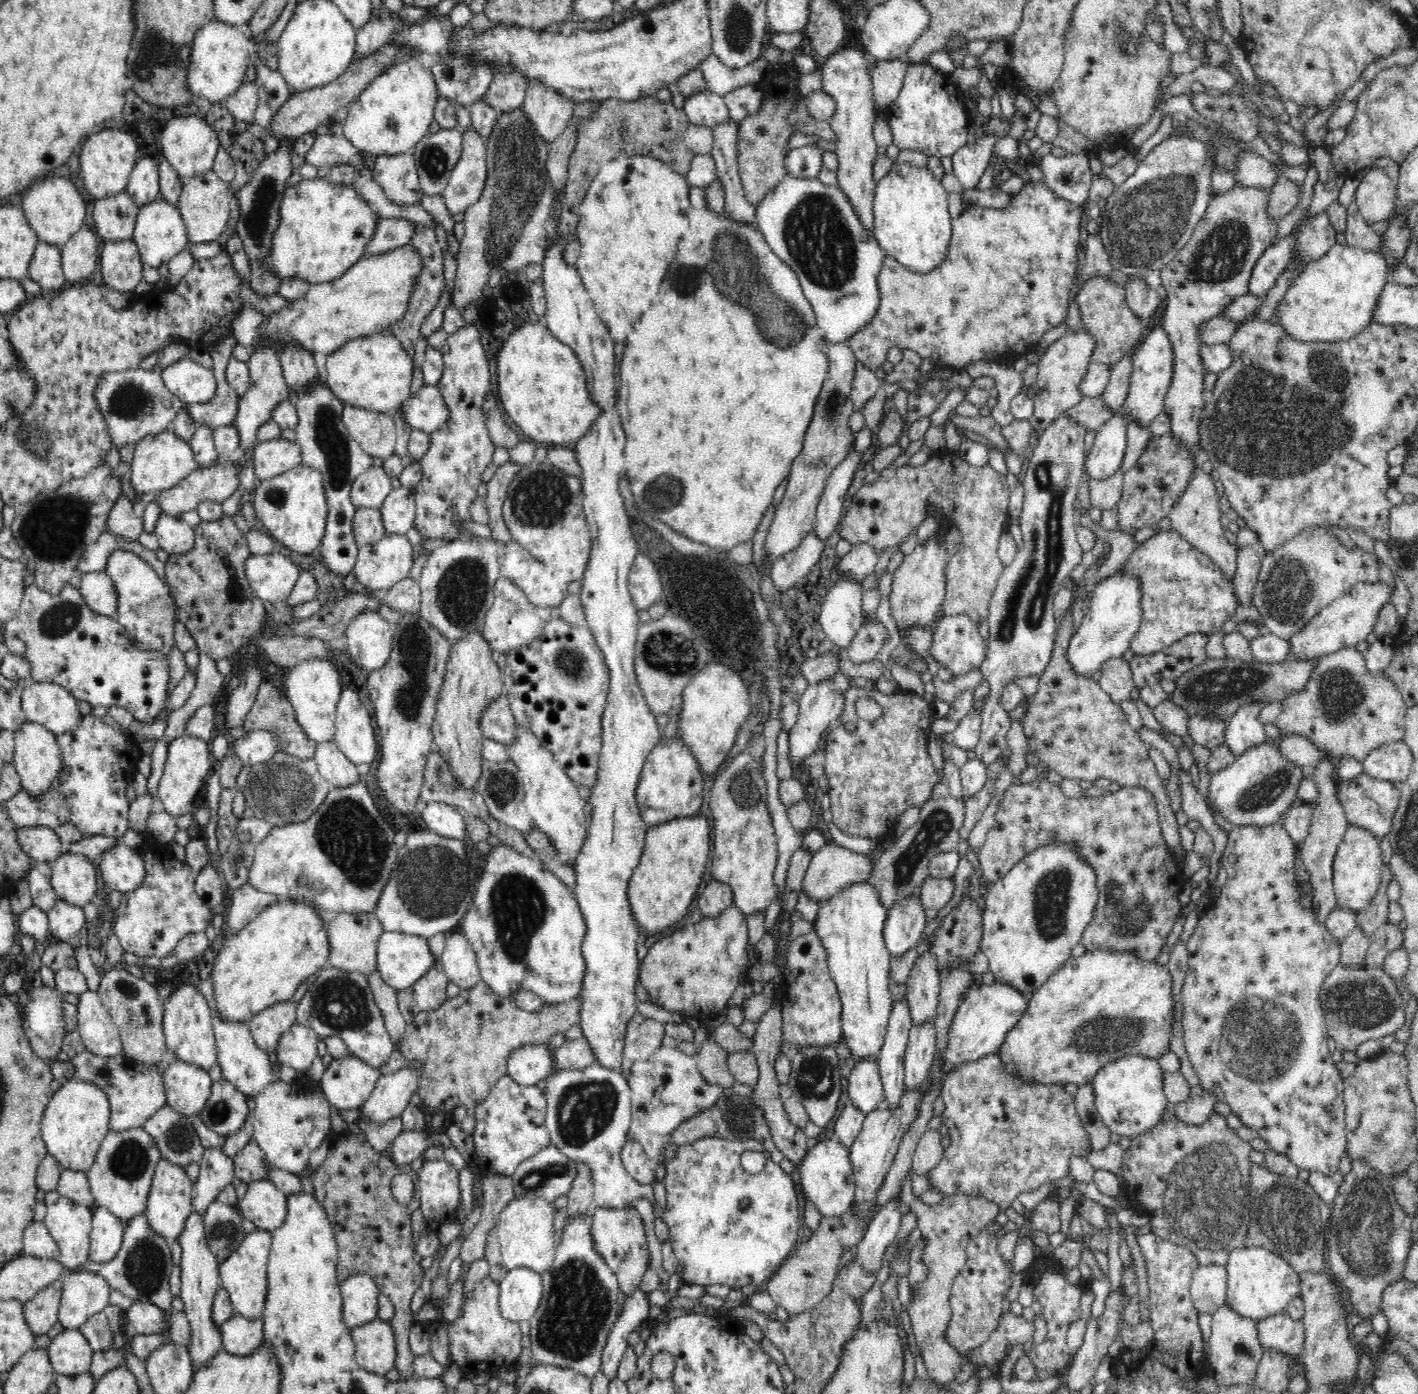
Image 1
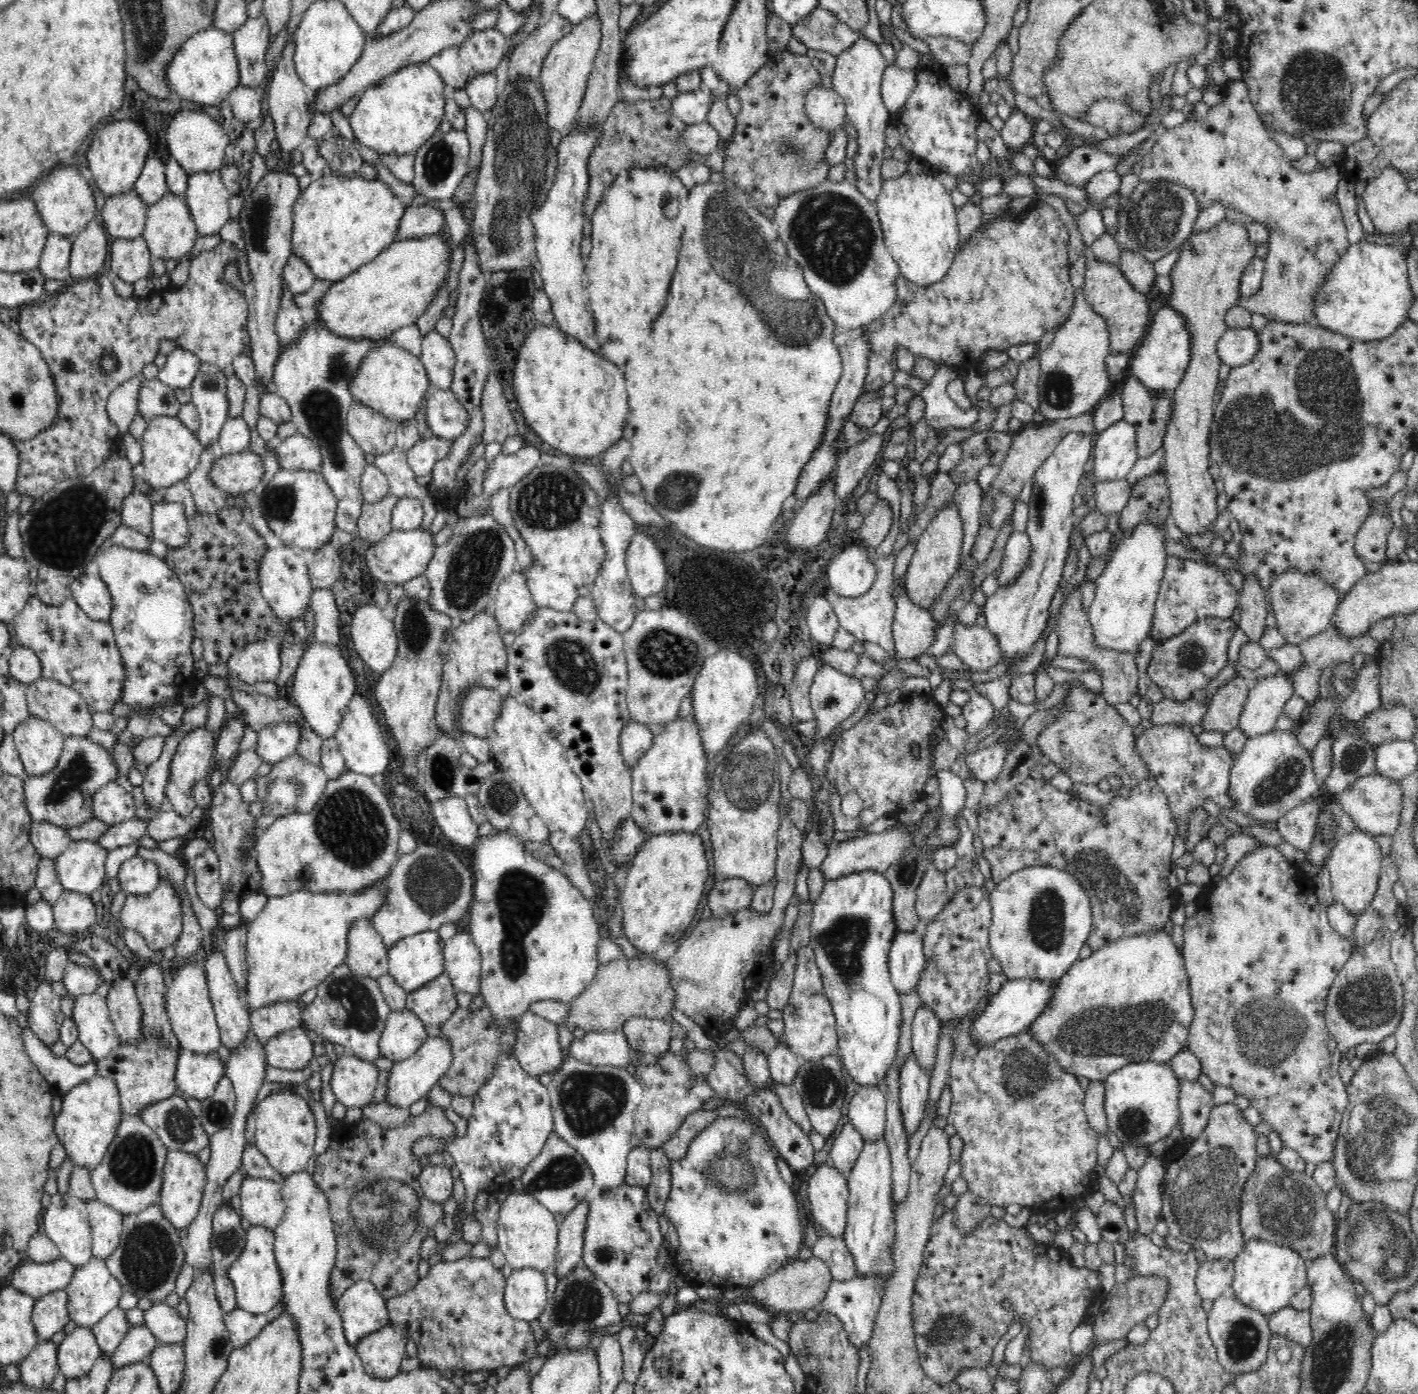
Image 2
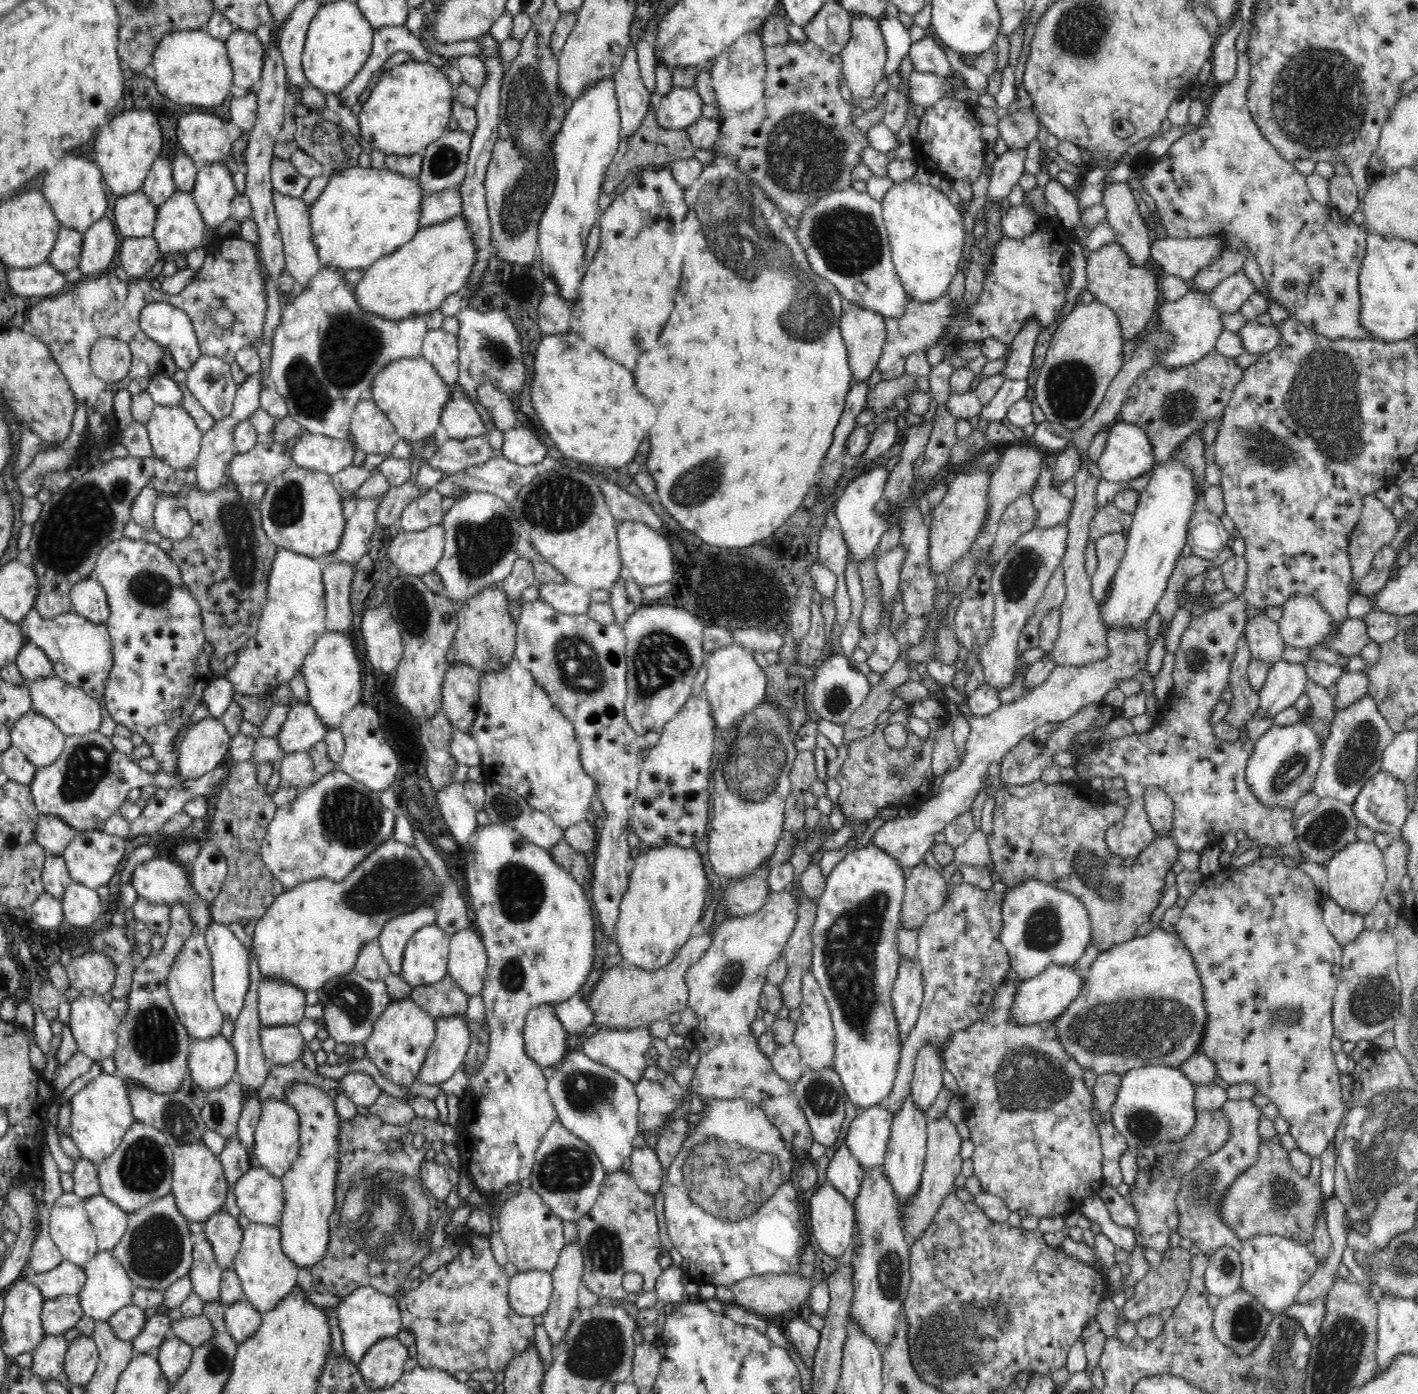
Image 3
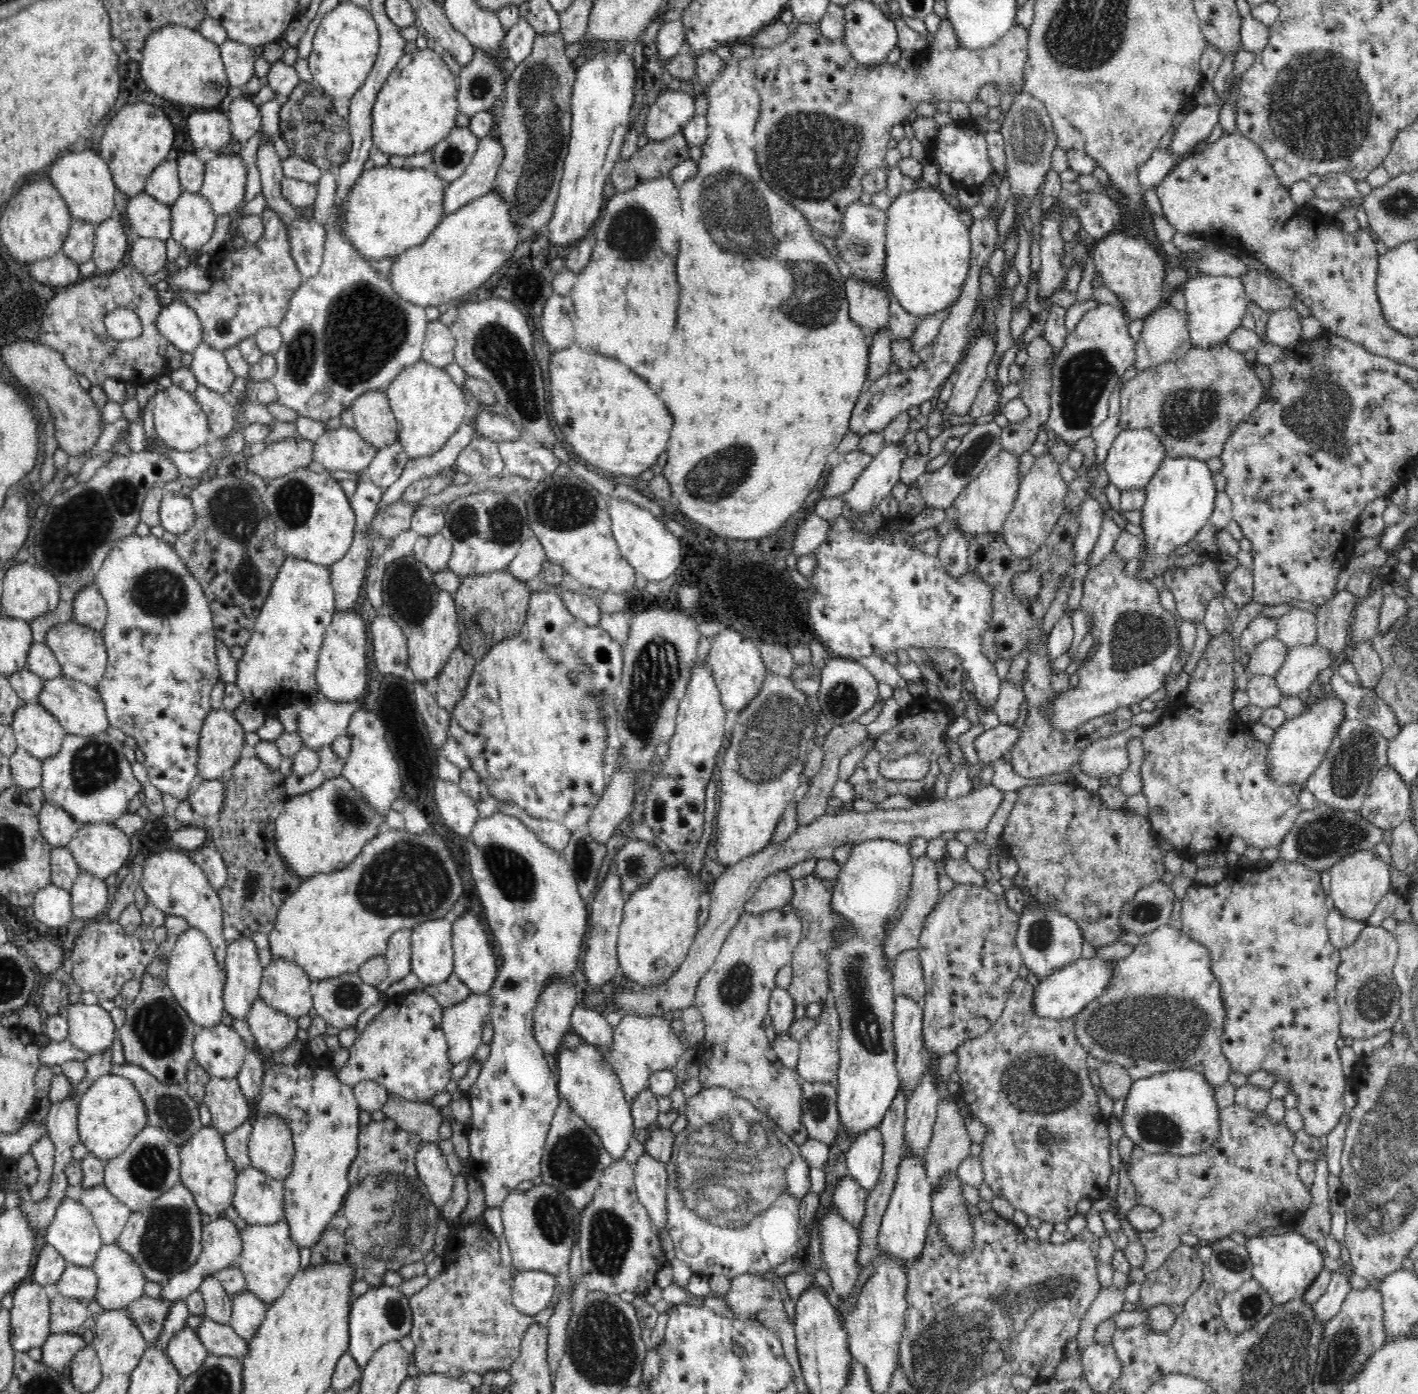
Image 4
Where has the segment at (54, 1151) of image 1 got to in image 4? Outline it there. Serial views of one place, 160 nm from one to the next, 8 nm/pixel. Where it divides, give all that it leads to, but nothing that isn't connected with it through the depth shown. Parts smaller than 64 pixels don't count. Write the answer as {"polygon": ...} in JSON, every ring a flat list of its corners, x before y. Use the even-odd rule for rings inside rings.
{"polygon":[[104,1074,80,1096,79,1138,90,1154,104,1162,117,1158,148,1126,147,1112,140,1093,126,1077]]}

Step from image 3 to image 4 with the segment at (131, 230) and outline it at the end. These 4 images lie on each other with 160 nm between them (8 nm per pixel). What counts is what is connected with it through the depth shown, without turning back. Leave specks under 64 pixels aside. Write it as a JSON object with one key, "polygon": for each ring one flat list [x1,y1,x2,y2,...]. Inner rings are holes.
{"polygon":[[148,194,130,197,126,204,127,220,138,237,163,241,171,236,170,205,156,201]]}

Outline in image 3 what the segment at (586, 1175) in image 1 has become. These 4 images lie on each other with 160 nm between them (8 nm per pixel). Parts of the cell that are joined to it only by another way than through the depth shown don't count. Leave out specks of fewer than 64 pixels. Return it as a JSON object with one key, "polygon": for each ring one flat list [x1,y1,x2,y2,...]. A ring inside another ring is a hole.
{"polygon":[[566,1244,552,1270,553,1294,548,1310,543,1315,543,1325,551,1345,557,1347,567,1336,573,1314,578,1308,578,1288,584,1274,580,1244]]}

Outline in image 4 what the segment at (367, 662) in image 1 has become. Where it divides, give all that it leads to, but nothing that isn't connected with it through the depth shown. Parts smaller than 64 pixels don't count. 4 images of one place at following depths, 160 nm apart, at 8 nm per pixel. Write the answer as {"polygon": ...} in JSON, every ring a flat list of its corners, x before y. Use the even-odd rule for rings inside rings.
{"polygon":[[388,614,378,616,370,628,372,654,382,674,403,677,408,670,407,639,398,623]]}

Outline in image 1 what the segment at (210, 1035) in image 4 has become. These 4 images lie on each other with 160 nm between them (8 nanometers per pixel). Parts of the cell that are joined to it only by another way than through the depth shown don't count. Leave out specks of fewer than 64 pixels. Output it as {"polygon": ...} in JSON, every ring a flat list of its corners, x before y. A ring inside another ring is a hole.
{"polygon":[[178,1057,162,1068,162,1082,166,1104,189,1118,201,1114,213,1085,206,1069,180,1061]]}

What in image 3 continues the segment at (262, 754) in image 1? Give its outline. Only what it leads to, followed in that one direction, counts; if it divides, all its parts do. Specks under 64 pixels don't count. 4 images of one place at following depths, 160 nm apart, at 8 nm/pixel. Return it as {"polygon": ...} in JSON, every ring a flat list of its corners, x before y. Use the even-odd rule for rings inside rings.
{"polygon":[[294,704,288,718,282,722,276,739,286,754,306,753,316,742,325,740,328,731,310,705]]}

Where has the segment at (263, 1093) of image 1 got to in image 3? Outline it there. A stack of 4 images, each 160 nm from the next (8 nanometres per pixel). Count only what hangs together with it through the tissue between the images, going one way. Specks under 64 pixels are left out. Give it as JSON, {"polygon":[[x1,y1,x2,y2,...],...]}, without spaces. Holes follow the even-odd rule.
{"polygon":[[268,1097,262,1104,262,1111,254,1134,255,1165,264,1168,270,1175,282,1179,298,1160,301,1153,300,1115,285,1099]]}

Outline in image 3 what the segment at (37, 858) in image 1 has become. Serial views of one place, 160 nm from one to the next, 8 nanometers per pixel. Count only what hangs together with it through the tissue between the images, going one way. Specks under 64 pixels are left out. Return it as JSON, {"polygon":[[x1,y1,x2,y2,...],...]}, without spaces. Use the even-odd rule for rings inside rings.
{"polygon":[[39,813,35,826,35,841,46,854,61,855,77,832,60,817]]}

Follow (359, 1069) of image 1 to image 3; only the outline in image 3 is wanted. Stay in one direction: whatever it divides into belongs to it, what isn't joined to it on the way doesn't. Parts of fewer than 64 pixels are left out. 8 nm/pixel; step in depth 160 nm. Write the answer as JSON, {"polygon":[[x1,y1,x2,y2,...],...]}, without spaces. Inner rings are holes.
{"polygon":[[354,1071,339,1080,339,1088,350,1097,357,1106,372,1107,382,1093,371,1075]]}

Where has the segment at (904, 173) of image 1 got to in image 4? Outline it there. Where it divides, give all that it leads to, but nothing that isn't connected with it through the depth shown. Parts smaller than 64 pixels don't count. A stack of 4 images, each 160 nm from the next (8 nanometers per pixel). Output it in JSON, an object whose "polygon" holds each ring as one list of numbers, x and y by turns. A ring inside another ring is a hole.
{"polygon":[[932,188,892,197,886,222,886,274,892,296,914,316,932,316,954,305,970,268,969,228]]}

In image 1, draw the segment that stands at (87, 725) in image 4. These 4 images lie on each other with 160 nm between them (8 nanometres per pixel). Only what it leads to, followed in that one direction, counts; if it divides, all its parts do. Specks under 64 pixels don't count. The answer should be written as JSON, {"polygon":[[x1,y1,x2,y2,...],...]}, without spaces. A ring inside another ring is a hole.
{"polygon":[[29,681,22,690,21,704,26,720,46,727,55,735,74,730,82,720,79,701,52,681]]}

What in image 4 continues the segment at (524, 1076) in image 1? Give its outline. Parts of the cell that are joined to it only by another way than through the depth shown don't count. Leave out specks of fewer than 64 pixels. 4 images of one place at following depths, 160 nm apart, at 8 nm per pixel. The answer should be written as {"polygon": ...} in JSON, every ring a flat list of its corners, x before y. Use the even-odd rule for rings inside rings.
{"polygon":[[554,977,538,997,533,1010,533,1033,544,1054,560,1052,558,1048,571,1028,574,1006,576,990,566,977]]}

